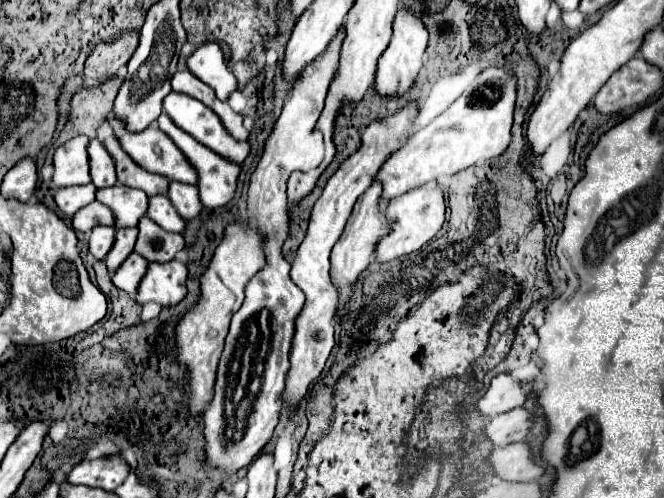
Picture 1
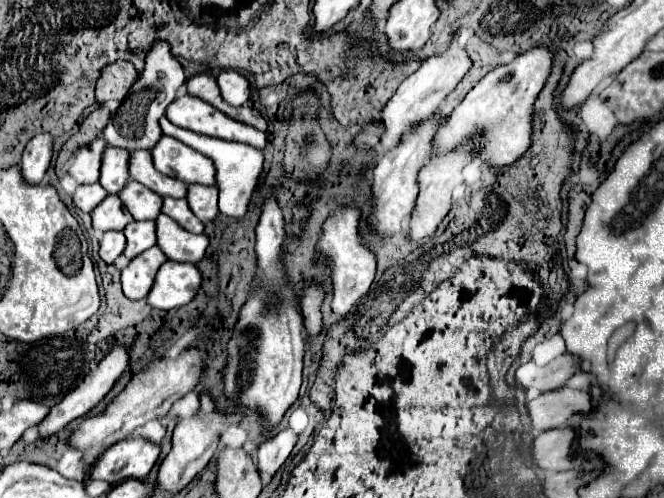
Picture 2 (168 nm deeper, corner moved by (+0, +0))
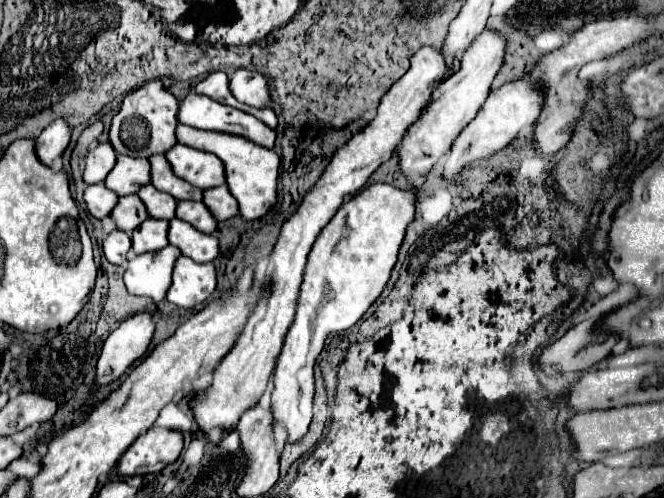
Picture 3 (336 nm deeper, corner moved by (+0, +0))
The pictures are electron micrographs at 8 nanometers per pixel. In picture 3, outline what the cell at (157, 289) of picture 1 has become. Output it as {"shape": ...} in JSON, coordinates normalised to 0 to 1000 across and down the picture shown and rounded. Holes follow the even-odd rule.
{"shape":[[[268,516],[259,548],[259,572],[250,604],[286,620],[310,604],[325,580],[325,544],[319,528],[292,528],[283,516]]]}

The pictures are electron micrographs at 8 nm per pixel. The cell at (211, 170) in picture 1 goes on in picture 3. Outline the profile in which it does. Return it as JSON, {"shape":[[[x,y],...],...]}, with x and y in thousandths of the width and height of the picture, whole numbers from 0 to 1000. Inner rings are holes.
{"shape":[[[283,251],[265,255],[265,279],[274,291],[322,307],[337,327],[340,371],[343,371],[349,396],[358,404],[358,432],[364,440],[370,440],[370,444],[392,440],[416,408],[416,363],[419,363],[422,319],[410,299],[398,299],[398,295],[392,295],[367,275],[358,275],[358,271],[301,263],[301,259],[289,259]]]}

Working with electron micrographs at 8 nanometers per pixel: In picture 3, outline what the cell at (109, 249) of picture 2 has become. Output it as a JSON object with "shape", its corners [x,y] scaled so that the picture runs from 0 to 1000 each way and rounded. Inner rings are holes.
{"shape":[[[169,464],[157,480],[157,512],[169,532],[184,532],[196,504],[196,476],[187,464]]]}

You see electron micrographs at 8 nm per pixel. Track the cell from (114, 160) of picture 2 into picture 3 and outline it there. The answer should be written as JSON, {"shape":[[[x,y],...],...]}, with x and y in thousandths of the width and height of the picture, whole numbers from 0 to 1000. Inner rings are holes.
{"shape":[[[178,311],[172,339],[157,359],[157,371],[181,396],[205,388],[220,367],[226,367],[223,319],[199,319],[196,311]]]}

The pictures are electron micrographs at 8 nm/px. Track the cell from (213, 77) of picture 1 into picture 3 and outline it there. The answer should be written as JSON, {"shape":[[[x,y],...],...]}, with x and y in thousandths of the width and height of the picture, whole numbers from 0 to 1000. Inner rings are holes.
{"shape":[[[355,139],[346,151],[346,183],[349,191],[377,215],[404,215],[407,187],[401,175],[398,151],[373,139]]]}

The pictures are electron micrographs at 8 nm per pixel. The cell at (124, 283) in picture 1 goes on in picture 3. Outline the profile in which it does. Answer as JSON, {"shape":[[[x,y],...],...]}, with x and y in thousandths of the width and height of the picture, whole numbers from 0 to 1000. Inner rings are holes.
{"shape":[[[253,492],[244,504],[229,504],[196,520],[193,540],[187,544],[187,568],[193,588],[244,604],[259,564],[262,524],[271,512],[274,508],[262,492]]]}

